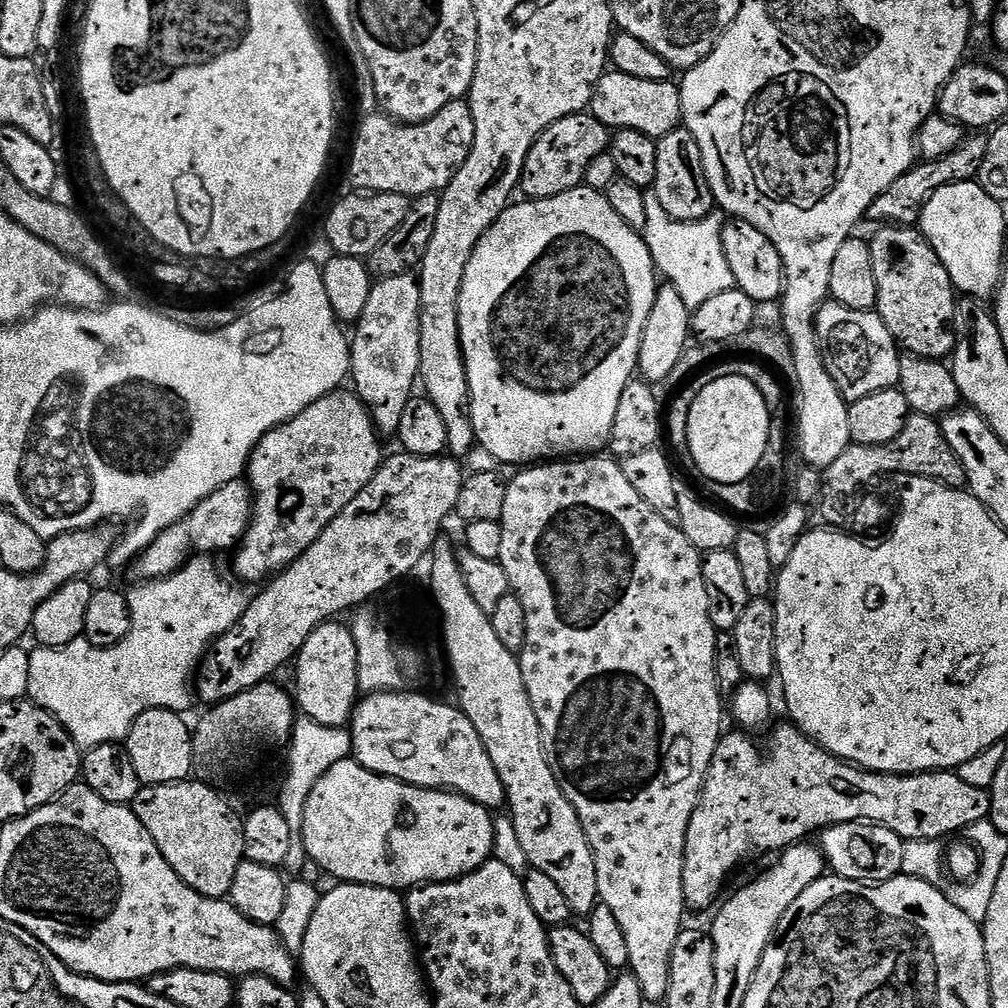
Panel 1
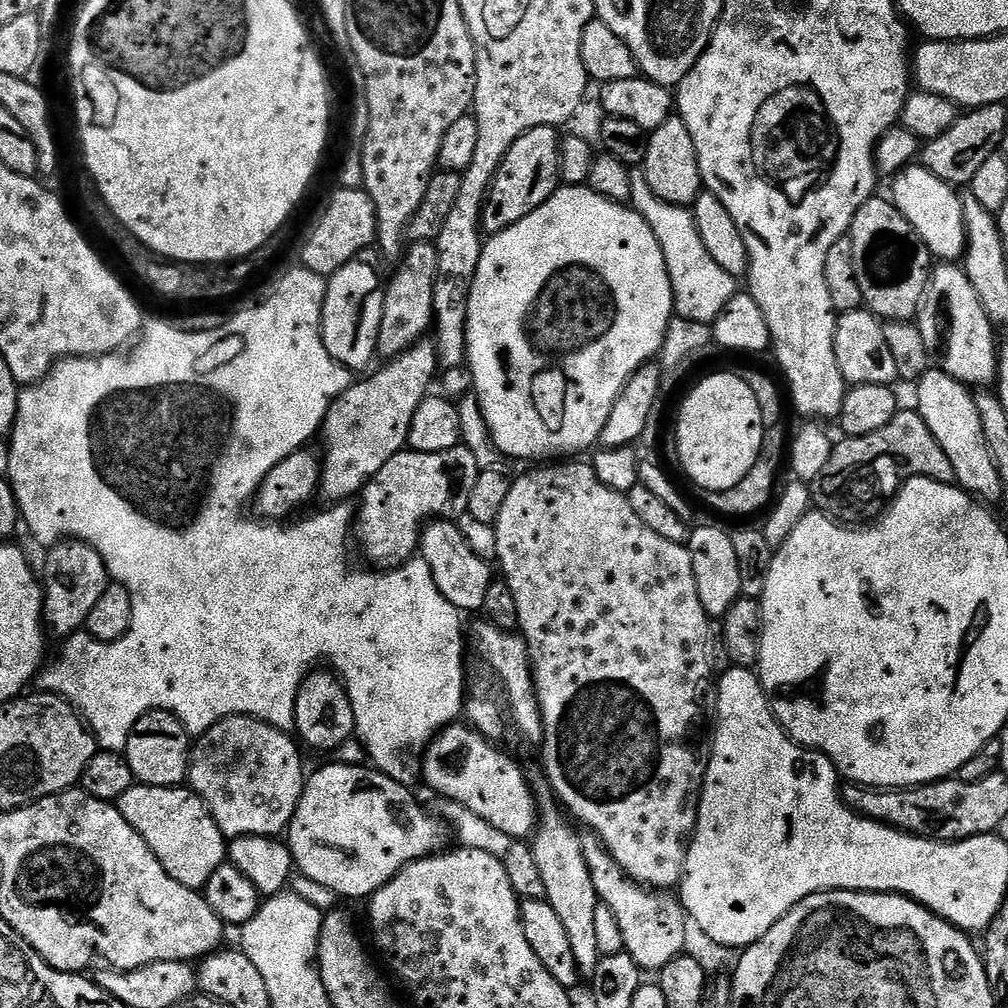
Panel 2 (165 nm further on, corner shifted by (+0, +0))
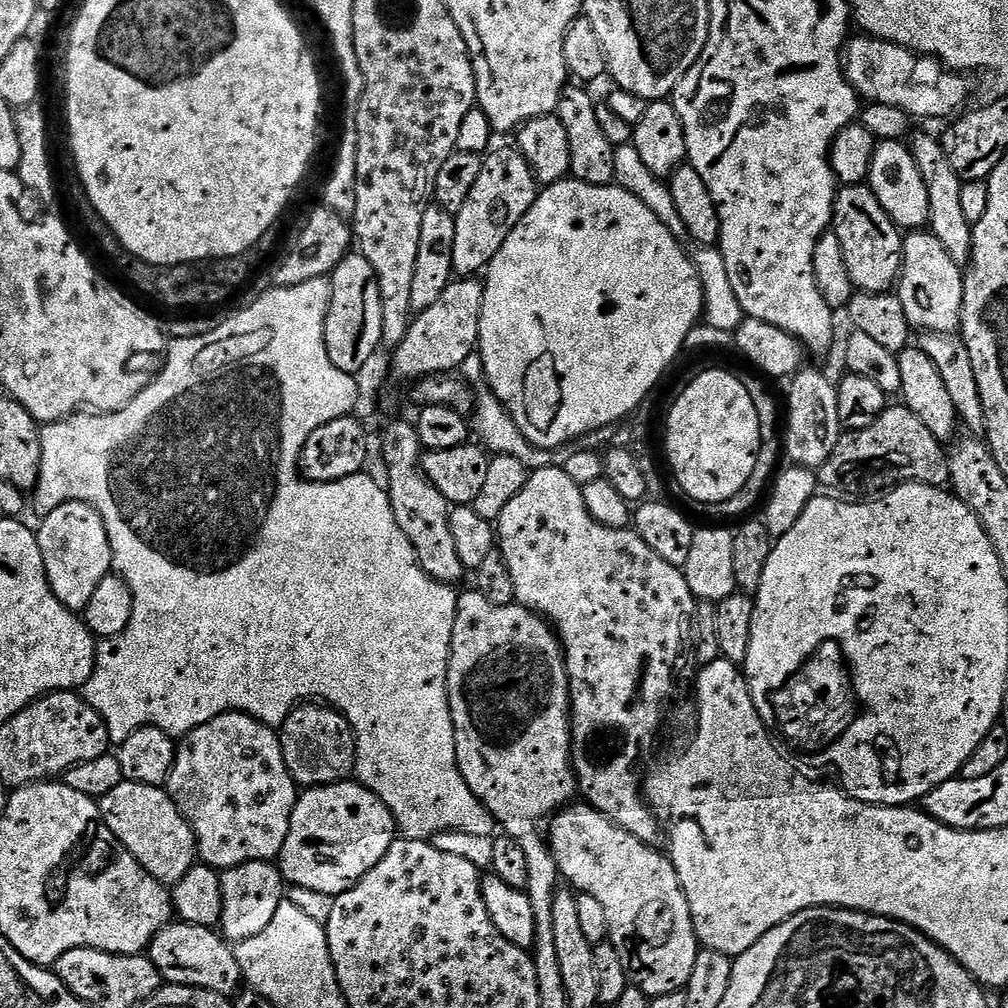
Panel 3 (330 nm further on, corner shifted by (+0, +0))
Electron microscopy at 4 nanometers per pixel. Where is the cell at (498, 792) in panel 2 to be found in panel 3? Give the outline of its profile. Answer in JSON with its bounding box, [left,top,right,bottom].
[546,802,702,998]

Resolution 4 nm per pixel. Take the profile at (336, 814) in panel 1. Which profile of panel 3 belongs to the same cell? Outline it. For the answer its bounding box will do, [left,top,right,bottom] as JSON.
[278,778,397,898]

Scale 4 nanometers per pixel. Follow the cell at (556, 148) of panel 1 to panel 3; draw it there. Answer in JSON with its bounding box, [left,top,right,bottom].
[453,146,537,278]

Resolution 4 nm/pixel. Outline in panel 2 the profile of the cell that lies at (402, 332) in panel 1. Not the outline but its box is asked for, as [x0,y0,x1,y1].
[376,240,438,358]

